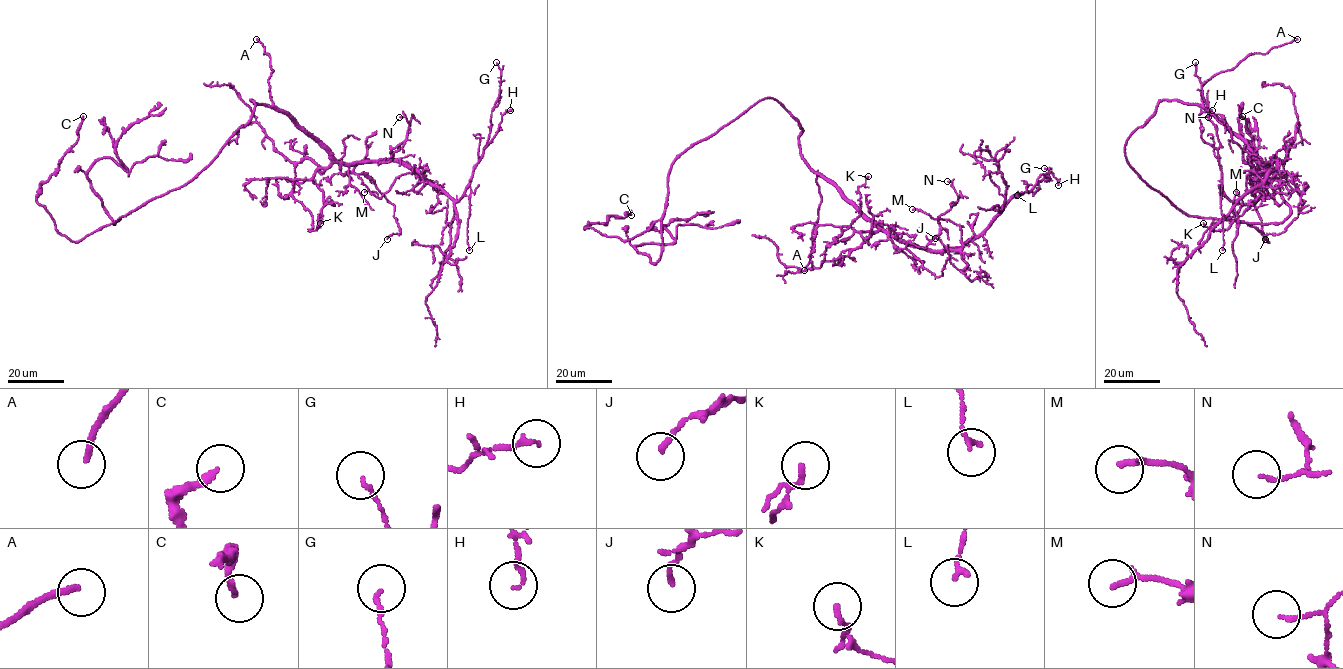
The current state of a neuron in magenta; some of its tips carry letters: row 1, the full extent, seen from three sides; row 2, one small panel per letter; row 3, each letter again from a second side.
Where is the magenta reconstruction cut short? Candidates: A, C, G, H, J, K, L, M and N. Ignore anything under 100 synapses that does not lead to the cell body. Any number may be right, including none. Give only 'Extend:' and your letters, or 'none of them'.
Extend: A

